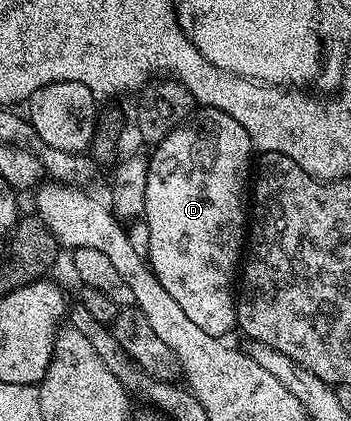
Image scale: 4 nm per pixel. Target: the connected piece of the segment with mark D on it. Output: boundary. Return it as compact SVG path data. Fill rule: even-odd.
M203 107L194 116L175 128L164 141L160 141L158 145L154 146L152 153L155 154L150 154L147 162L145 207L143 208L143 217L146 218L149 225L148 258L150 267L155 272L155 277L161 283L161 287L165 287L165 291L169 291L169 295L173 295L173 300L180 305L181 311L185 311L185 315L189 315L189 319L193 319L193 323L197 323L197 327L201 327L201 331L209 331L209 335L214 337L226 338L228 336L227 332L231 328L234 330L237 325L235 319L237 293L233 286L237 281L237 270L240 268L241 254L245 249L245 234L249 229L249 182L253 177L253 146L251 140L245 131L245 127L241 127L241 123L237 123L237 119L233 119L233 115L229 115L220 109Z

